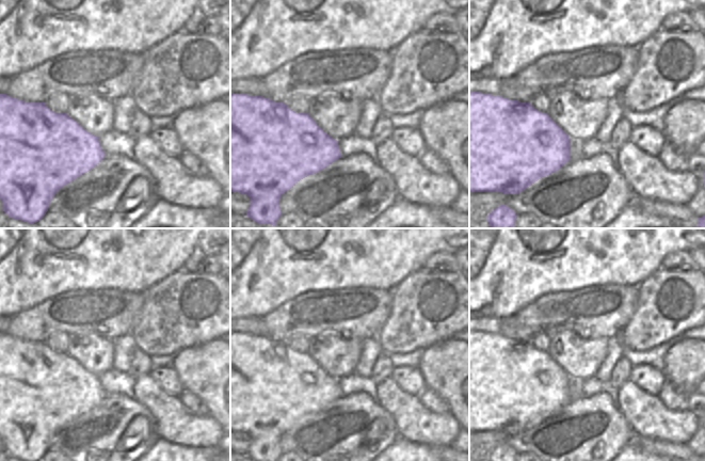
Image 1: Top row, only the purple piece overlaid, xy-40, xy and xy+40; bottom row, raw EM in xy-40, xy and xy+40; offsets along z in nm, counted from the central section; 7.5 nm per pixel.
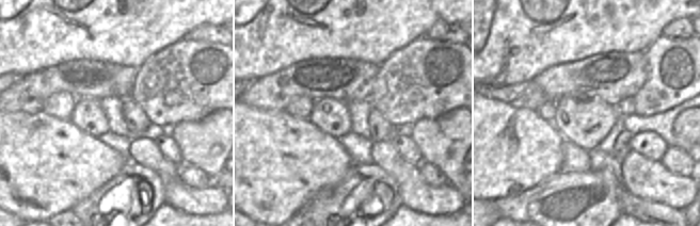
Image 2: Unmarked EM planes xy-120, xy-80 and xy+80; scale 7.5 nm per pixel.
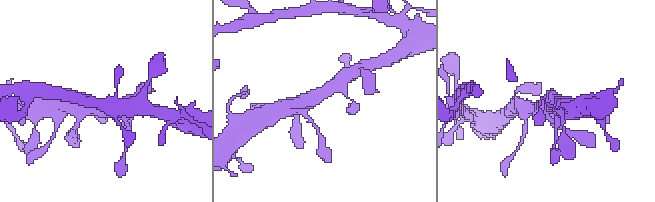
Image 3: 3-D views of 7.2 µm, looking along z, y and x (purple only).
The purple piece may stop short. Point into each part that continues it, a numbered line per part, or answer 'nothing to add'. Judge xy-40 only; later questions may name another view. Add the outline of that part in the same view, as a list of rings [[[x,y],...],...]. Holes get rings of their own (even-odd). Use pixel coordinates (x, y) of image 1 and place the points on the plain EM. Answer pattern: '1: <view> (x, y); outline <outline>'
nothing to add

